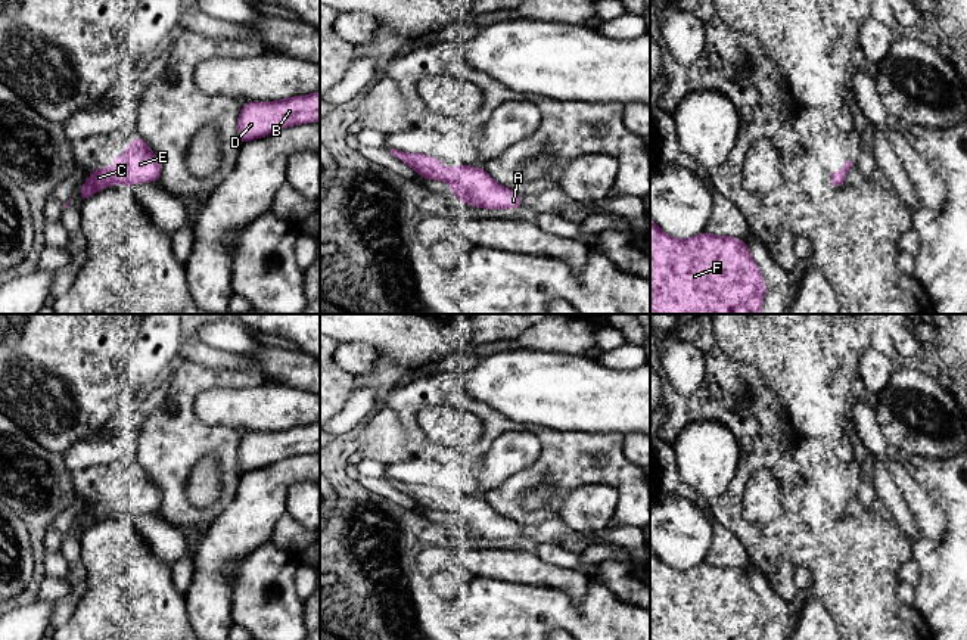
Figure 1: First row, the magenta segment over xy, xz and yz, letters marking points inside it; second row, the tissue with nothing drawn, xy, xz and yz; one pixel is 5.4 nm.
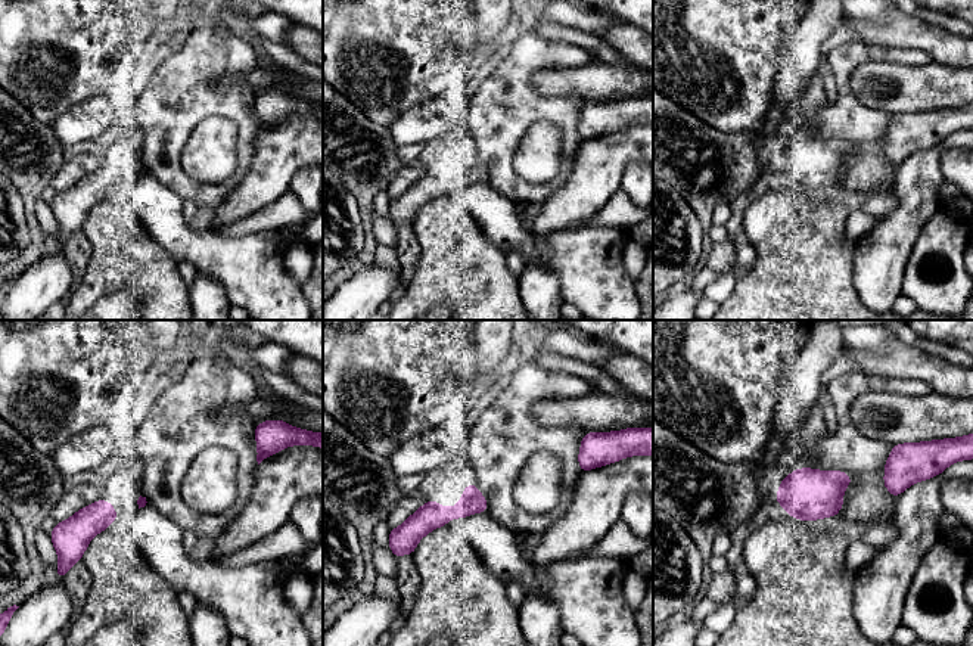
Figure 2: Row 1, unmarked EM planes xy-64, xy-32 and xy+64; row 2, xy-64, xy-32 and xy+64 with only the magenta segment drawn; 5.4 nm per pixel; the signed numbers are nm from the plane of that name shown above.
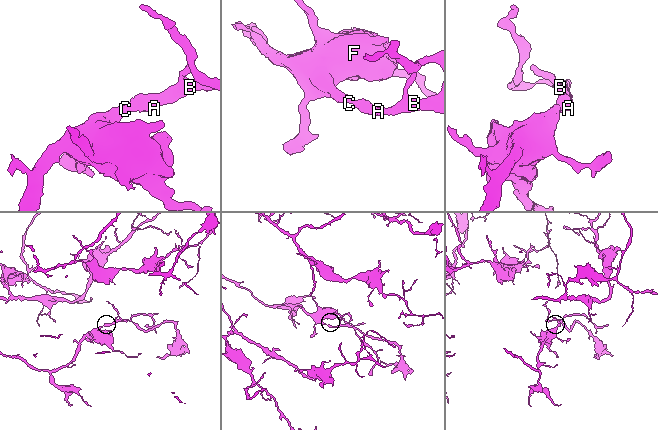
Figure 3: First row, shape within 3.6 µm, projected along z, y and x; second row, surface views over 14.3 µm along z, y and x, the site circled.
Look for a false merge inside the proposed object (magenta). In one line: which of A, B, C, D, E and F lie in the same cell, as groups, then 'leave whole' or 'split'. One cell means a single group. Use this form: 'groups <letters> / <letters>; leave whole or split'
groups A B C D E F; leave whole

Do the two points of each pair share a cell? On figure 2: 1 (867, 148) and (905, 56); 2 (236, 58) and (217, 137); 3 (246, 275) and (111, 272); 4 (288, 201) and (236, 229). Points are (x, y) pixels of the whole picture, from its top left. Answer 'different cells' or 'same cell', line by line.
1: same cell
2: different cells
3: different cells
4: same cell

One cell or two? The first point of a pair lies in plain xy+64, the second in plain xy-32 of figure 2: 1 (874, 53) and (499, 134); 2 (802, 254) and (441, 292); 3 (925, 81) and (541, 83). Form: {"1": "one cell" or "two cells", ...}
{"1": "one cell", "2": "one cell", "3": "one cell"}

